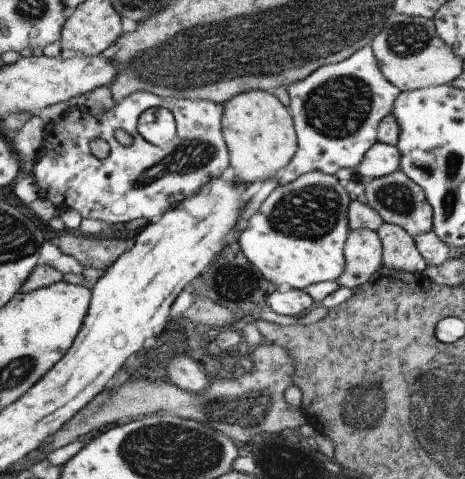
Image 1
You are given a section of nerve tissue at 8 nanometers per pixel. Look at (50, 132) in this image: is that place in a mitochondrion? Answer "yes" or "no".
no

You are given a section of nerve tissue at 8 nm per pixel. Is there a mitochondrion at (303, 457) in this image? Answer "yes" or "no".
no

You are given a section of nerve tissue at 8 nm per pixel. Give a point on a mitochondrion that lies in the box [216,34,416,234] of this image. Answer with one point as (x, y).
(338, 108)

